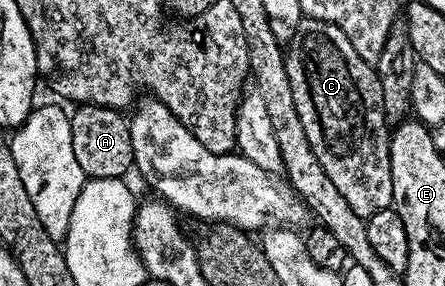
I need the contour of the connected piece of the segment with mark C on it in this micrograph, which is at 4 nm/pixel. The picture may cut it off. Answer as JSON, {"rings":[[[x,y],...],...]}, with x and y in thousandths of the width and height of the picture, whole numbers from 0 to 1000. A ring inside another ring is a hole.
{"rings":[[[681,59],[665,126],[640,164],[647,294],[656,294],[656,336],[665,346],[665,392],[674,392],[674,434],[683,434],[683,476],[719,559],[719,587],[737,601],[737,629],[755,643],[755,671],[782,699],[791,741],[813,762],[834,762],[845,741],[883,724],[881,601],[876,598],[876,476],[863,413],[863,353],[856,336],[856,280],[849,248],[791,168],[791,140],[755,84],[728,70]]]}

